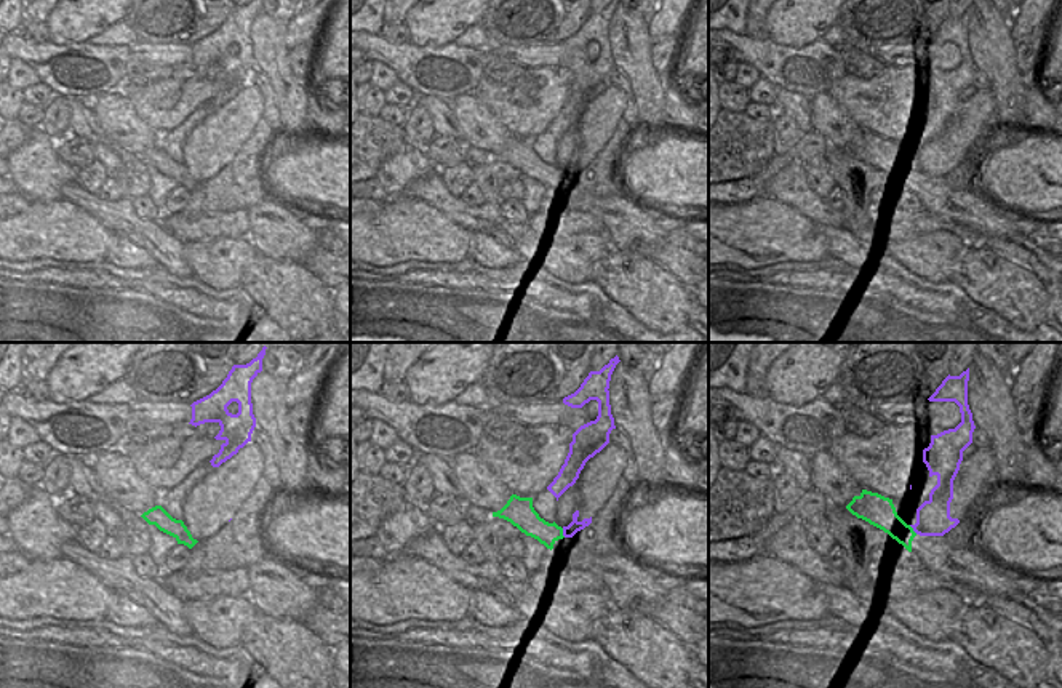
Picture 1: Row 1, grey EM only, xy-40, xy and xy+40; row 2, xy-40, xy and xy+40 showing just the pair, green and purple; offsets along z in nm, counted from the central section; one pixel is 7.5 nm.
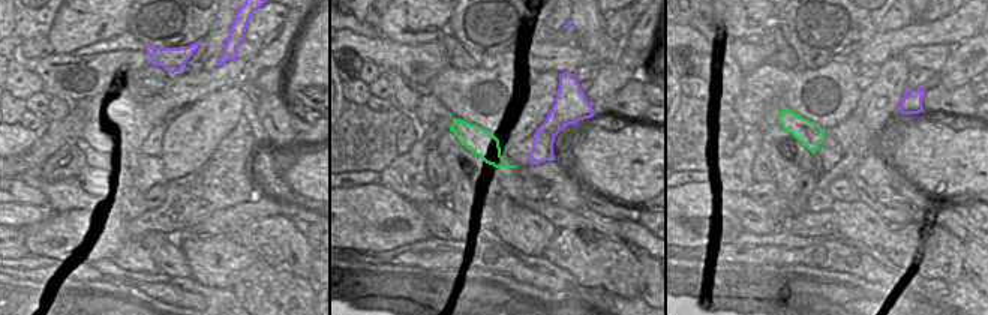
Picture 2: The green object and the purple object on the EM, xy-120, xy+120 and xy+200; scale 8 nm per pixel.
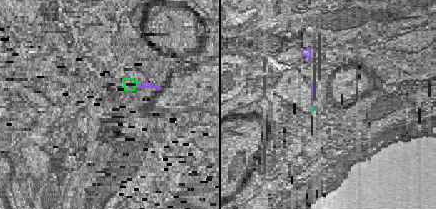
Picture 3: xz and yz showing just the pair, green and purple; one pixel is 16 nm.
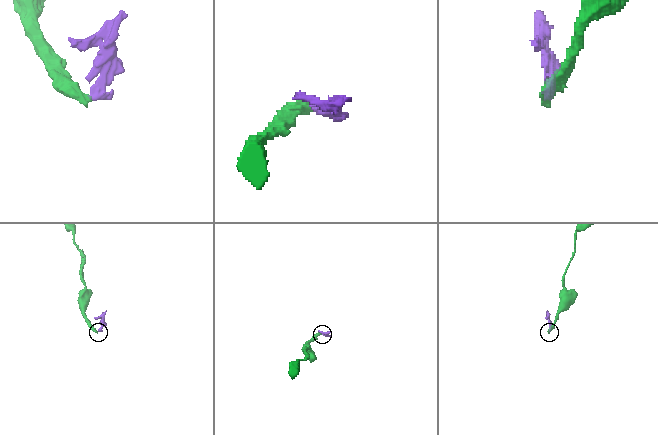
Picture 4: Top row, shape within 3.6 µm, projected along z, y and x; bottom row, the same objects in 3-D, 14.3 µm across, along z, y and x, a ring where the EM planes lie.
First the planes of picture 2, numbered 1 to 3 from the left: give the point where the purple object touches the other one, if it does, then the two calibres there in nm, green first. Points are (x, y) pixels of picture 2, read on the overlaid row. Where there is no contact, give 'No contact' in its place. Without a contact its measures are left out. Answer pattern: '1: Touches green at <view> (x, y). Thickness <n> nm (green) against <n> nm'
1: No contact
2: No contact
3: No contact.

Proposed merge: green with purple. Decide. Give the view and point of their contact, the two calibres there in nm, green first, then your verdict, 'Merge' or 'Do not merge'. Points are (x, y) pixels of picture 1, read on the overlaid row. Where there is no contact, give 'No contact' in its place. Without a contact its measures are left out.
Touches green at xy (562, 533). Thickness 170 nm (green) against 100 nm. Do not merge.

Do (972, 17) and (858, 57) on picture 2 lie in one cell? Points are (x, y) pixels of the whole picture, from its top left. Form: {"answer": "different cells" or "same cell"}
{"answer": "same cell"}

